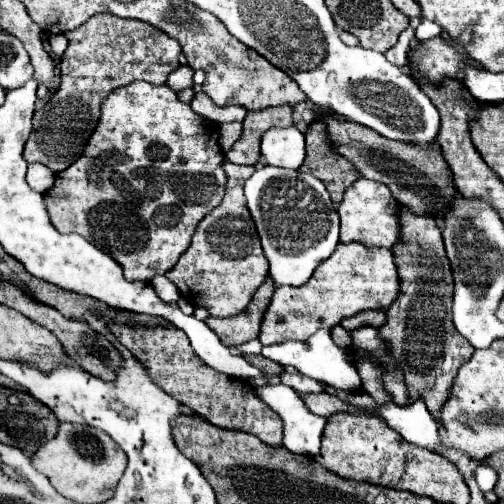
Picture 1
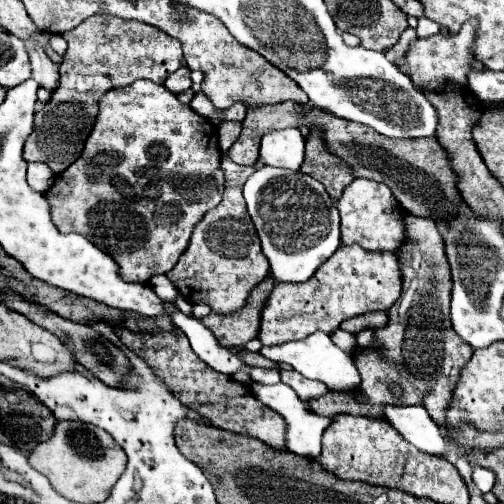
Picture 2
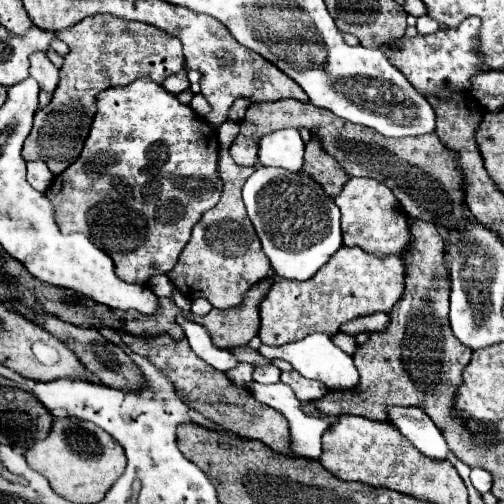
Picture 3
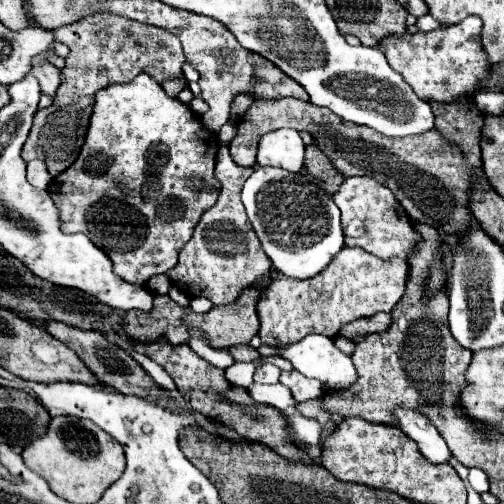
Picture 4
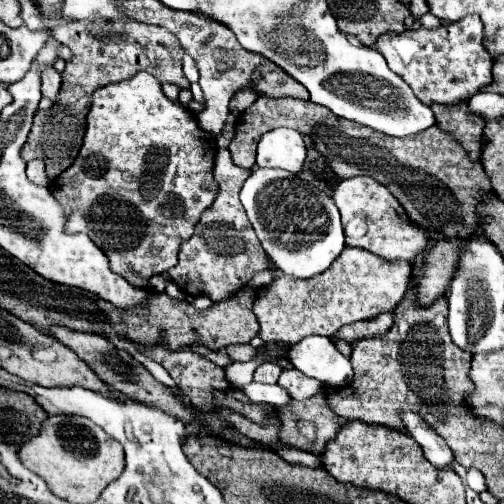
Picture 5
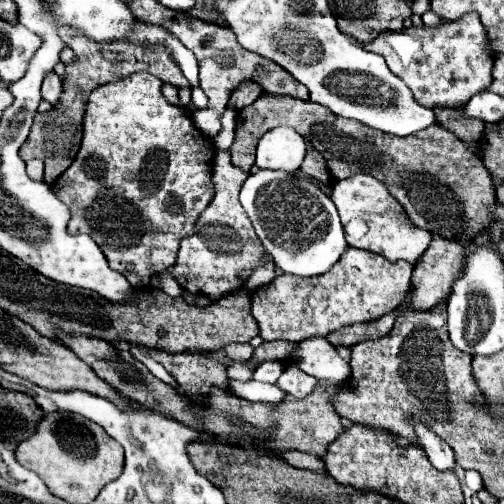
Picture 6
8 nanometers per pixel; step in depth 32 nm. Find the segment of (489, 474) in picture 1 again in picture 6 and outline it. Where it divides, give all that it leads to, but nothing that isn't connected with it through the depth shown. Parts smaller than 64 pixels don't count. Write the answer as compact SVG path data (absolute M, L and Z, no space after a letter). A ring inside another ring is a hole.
M468 470L466 472L466 486L474 492L480 492L484 490L484 482L482 482L482 476L476 472L476 470Z

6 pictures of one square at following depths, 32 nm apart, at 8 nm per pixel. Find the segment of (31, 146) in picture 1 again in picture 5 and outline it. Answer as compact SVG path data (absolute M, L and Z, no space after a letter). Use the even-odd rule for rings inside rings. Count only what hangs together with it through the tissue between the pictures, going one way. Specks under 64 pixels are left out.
M130 20L120 36L108 36L108 40L100 40L100 36L92 36L88 28L84 28L84 24L70 22L54 28L52 34L56 36L56 40L60 40L60 44L66 44L72 50L72 58L66 62L66 68L62 72L62 92L58 94L52 108L36 112L34 126L22 148L22 158L26 162L34 158L46 162L46 172L50 180L60 176L76 160L86 132L86 116L92 104L90 96L96 88L128 80L140 70L152 74L162 84L172 82L186 88L190 86L190 82L182 74L178 38L160 26Z

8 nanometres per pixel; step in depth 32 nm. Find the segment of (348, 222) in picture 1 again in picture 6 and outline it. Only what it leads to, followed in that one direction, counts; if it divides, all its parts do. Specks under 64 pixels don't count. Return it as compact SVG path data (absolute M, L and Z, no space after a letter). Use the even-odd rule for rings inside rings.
M356 174L346 180L334 182L332 200L342 218L346 242L354 248L380 254L390 262L406 260L410 264L416 264L416 260L426 252L432 240L430 232L416 228L408 220L402 204L398 204L398 200L388 192L388 188L368 174Z

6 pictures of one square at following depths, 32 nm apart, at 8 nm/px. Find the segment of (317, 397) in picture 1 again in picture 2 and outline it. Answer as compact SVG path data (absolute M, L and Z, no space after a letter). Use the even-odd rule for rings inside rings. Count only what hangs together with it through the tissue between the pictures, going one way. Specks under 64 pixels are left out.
M406 212L404 228L408 240L404 242L404 248L396 252L402 274L402 294L388 310L386 328L376 330L376 342L380 346L360 352L354 360L362 376L362 384L356 394L366 396L368 404L356 402L356 394L352 392L326 392L318 398L308 400L308 408L314 414L364 414L370 418L382 418L382 408L386 404L422 404L438 426L446 424L444 412L458 382L460 368L470 360L474 348L470 344L464 344L464 340L456 336L450 324L452 278L444 252L444 242L436 224L428 218L418 218ZM390 384L402 386L404 396L400 400L396 400L396 394L390 390Z

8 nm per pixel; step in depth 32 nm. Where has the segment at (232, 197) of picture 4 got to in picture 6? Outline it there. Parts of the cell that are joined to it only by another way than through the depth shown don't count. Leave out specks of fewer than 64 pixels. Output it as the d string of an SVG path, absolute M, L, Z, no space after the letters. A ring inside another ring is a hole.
M218 150L214 158L214 186L216 194L208 208L200 214L194 234L184 238L178 250L178 262L172 266L172 276L190 294L200 296L202 292L214 300L228 296L232 290L242 288L248 276L256 266L262 264L266 252L238 200L238 192L248 178L250 172L236 168L230 162L230 154L226 150Z

